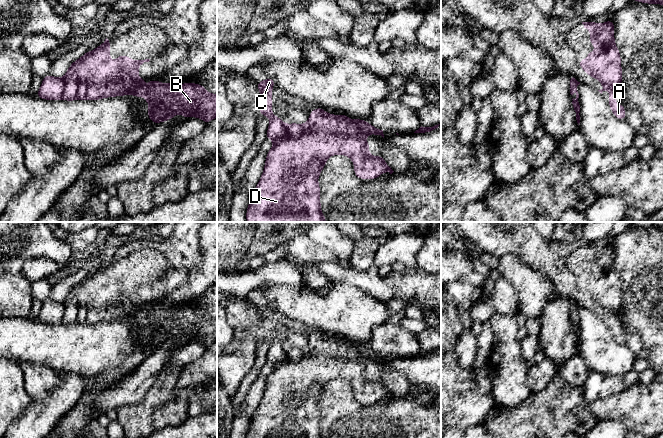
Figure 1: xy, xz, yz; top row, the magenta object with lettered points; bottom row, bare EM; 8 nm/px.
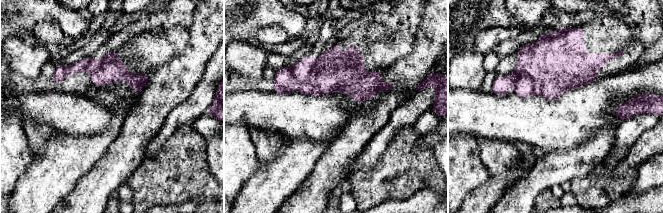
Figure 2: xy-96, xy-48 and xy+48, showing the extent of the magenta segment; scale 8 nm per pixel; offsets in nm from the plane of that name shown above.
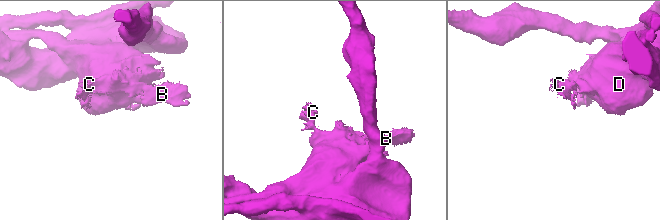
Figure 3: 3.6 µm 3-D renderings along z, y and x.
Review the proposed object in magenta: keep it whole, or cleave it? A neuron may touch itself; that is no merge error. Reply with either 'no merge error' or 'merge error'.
merge error

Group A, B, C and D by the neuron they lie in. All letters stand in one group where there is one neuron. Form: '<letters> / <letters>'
A C D / B

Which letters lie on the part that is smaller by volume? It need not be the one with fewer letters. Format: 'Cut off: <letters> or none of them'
Cut off: B

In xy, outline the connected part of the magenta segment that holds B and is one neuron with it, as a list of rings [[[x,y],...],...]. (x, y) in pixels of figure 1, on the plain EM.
[[[193,306],[179,310],[171,307],[151,307],[154,312],[147,317],[148,343],[154,348],[168,345],[179,336],[183,342],[197,341],[206,348],[217,341],[217,318],[206,315],[205,311]]]

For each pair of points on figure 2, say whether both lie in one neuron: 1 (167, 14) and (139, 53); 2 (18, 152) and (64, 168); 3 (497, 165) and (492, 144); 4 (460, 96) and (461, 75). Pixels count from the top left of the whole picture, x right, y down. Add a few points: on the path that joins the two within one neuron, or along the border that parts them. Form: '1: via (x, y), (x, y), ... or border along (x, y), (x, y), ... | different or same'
1: border along (173, 25), (162, 29) | different
2: border along (33, 154), (33, 159), (28, 168), (19, 177) | different
3: via (500, 159), (500, 150), (498, 148) | same
4: border along (458, 88), (479, 90) | different

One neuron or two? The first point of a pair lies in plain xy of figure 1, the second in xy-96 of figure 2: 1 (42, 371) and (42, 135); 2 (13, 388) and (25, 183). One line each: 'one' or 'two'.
1: one
2: two

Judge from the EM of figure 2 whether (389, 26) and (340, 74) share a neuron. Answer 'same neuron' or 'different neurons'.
same neuron

